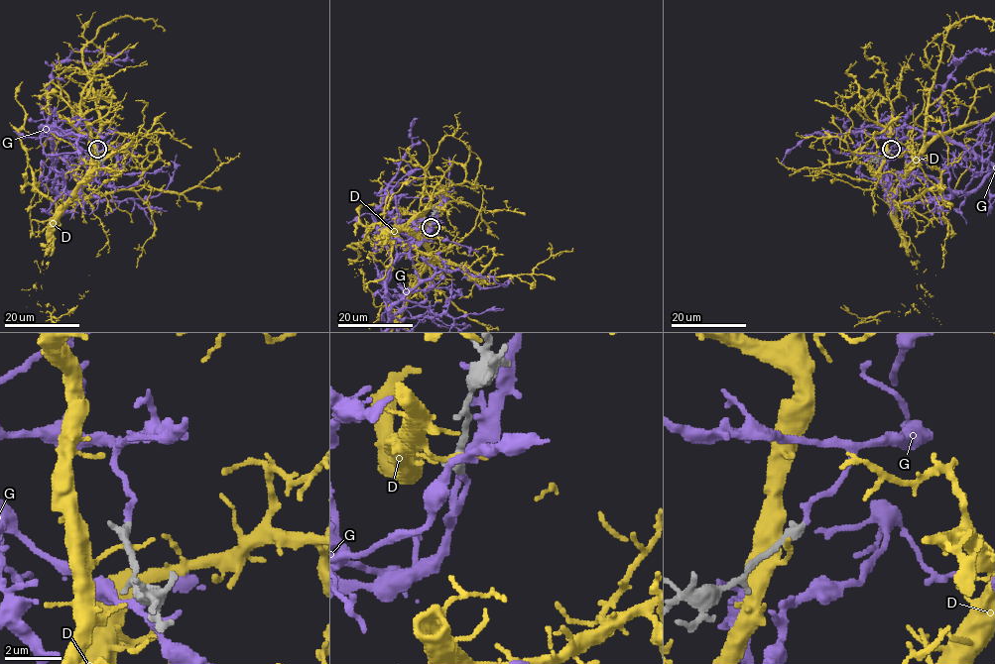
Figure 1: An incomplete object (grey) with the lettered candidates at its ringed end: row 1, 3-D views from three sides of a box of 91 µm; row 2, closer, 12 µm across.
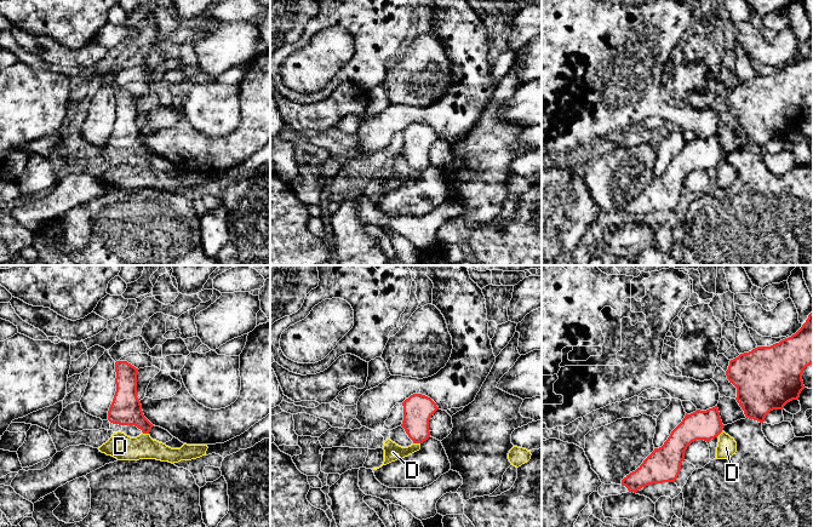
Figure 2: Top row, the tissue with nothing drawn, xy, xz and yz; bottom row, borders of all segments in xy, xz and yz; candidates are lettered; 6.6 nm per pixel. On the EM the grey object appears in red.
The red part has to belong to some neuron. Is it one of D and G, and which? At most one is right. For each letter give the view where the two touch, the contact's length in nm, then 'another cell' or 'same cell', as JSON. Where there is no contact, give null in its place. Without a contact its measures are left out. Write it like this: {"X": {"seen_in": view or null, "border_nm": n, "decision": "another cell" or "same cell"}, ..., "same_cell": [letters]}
{"D": {"seen_in": "xy", "border_nm": 50, "decision": "another cell"}, "G": {"seen_in": null, "decision": "same cell"}, "same_cell": ["G"]}

